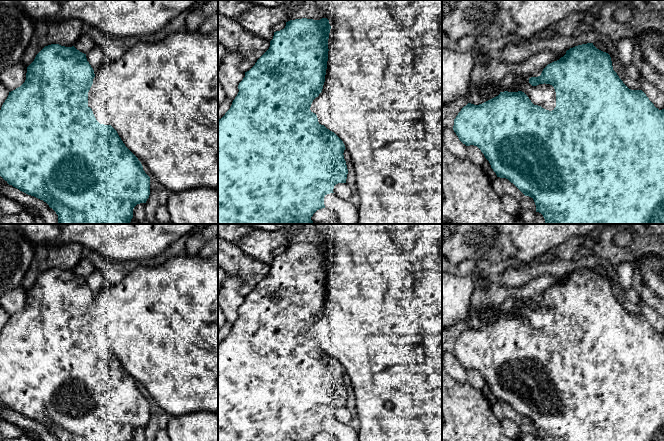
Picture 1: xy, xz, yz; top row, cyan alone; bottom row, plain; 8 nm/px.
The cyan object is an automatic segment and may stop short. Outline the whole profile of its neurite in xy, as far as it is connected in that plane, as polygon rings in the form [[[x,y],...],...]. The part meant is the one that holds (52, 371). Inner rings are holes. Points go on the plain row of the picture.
[[[59,268],[45,270],[27,291],[25,306],[9,319],[0,334],[0,400],[13,411],[46,426],[58,441],[133,441],[137,428],[146,427],[150,419],[150,401],[138,382],[125,370],[117,355],[106,343],[99,342],[91,332],[89,321],[96,310],[96,298],[87,285],[86,278],[74,270]]]

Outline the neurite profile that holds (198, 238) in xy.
[[[208,224],[205,228],[194,231],[186,241],[186,254],[197,255],[202,246],[216,236],[218,236],[218,224]]]

